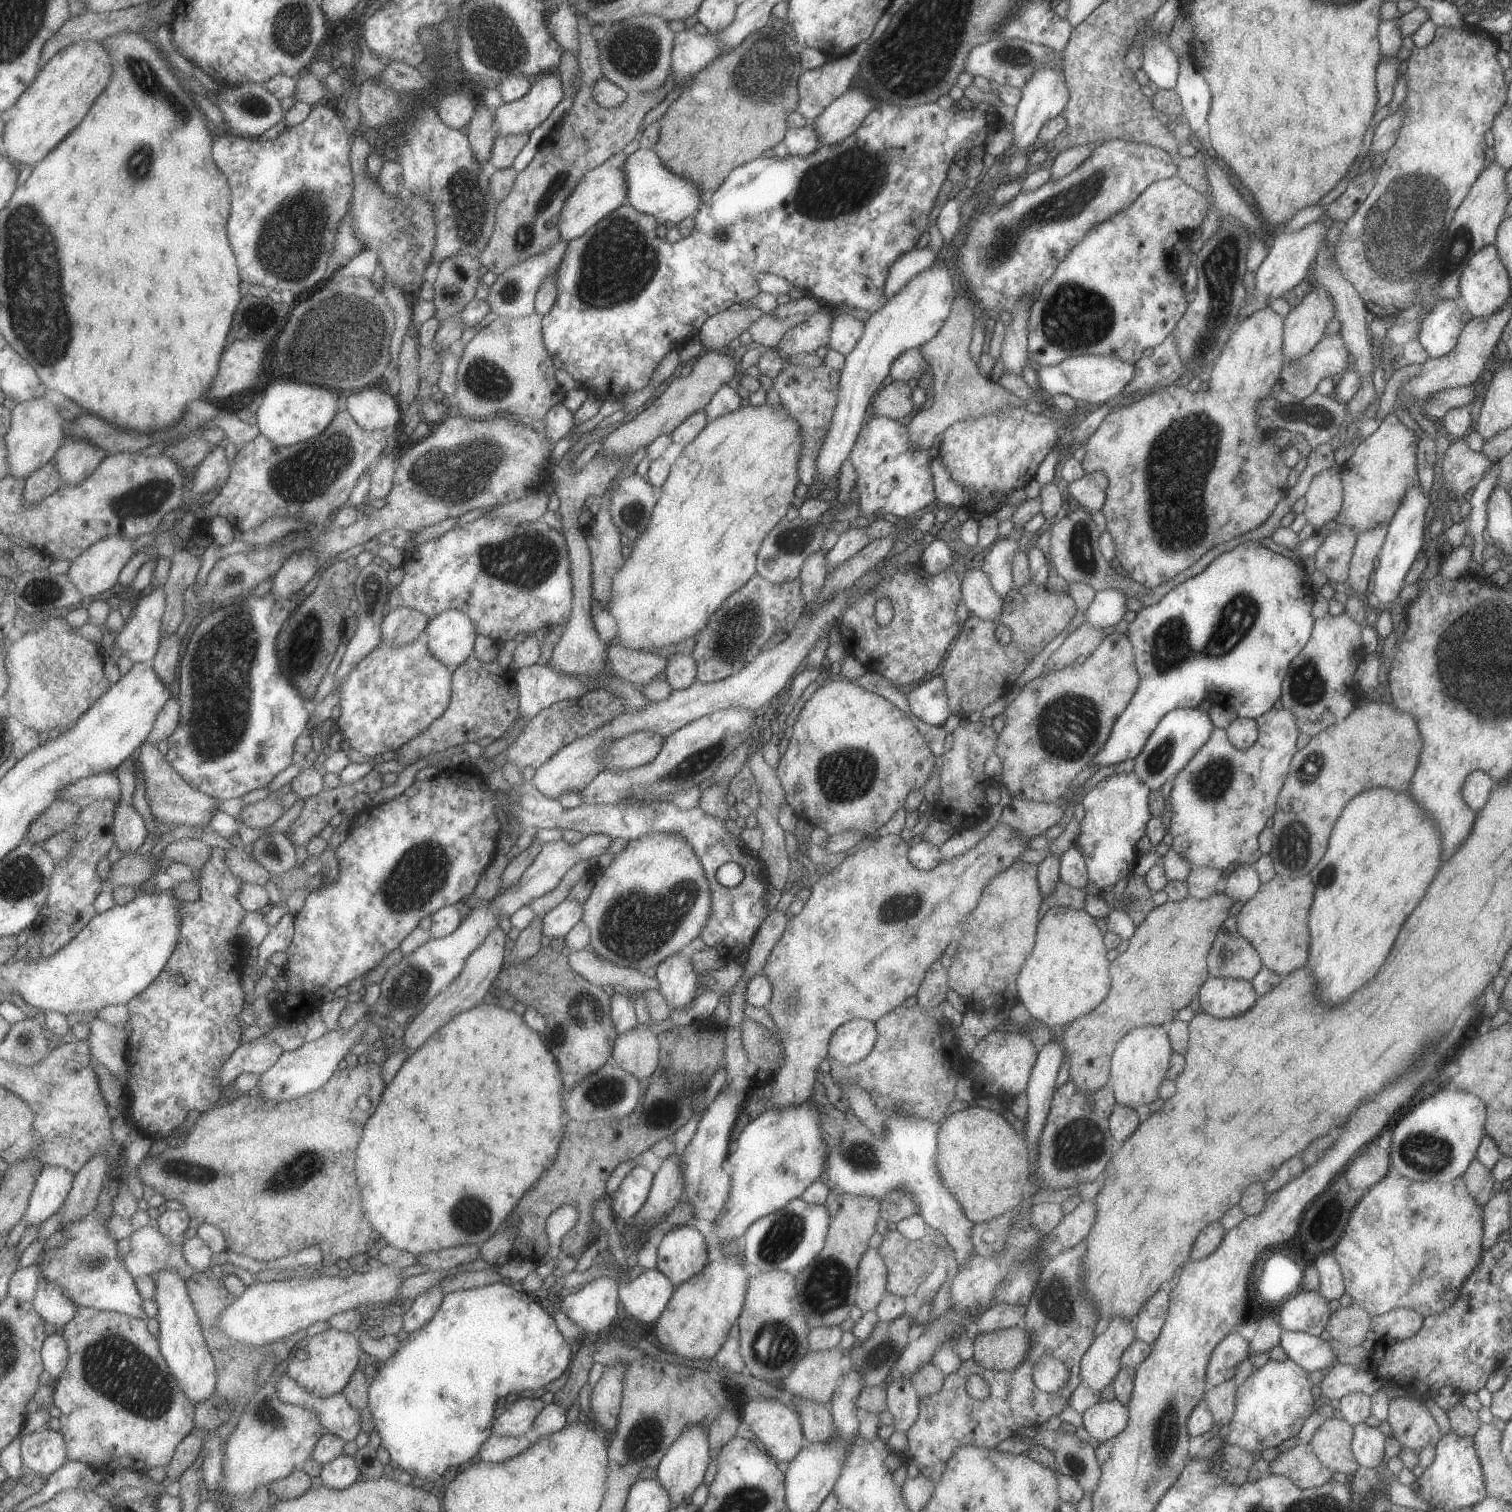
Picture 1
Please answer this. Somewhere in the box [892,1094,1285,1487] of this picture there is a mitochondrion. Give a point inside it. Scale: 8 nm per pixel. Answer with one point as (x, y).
(1073, 1144)

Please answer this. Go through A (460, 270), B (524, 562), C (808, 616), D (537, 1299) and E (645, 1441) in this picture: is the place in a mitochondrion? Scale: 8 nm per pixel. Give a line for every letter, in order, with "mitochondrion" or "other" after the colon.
A: mitochondrion
B: mitochondrion
C: other
D: other
E: mitochondrion

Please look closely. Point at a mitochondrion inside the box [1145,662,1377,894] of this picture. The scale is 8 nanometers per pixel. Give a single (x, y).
(1211, 782)

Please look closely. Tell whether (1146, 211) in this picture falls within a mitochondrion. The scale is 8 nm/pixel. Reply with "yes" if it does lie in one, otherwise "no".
no

